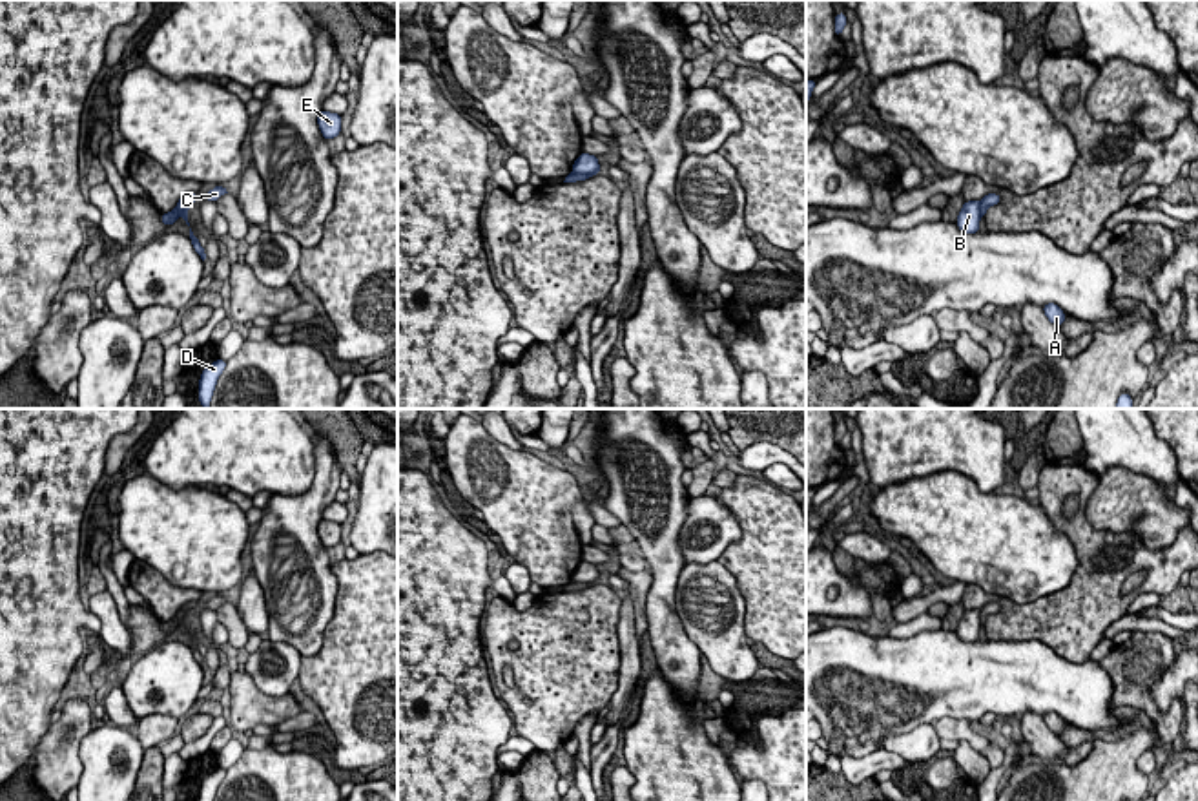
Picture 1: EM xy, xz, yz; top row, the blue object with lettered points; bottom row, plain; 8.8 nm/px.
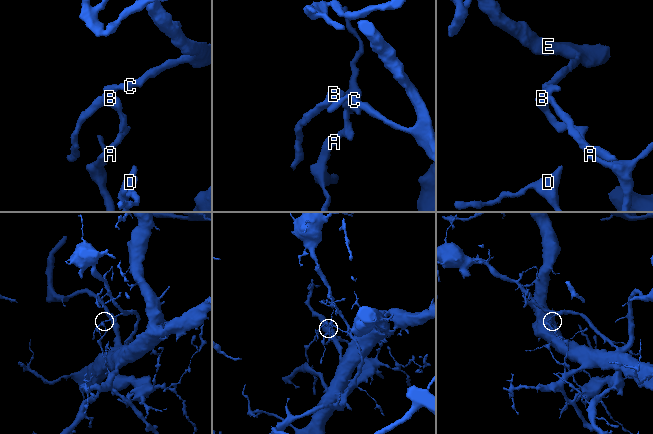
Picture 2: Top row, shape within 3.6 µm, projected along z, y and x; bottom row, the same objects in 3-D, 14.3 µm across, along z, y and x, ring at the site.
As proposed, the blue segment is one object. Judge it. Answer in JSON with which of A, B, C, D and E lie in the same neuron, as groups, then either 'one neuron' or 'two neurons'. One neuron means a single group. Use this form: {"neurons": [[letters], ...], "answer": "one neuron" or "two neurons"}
{"neurons": [["A", "B", "D"], ["C", "E"]], "answer": "two neurons"}

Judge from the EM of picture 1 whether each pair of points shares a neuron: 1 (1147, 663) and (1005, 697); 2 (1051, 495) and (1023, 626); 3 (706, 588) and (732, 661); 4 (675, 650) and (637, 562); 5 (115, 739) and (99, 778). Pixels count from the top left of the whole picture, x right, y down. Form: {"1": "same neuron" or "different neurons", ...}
{"1": "different neurons", "2": "same neuron", "3": "same neuron", "4": "different neurons", "5": "same neuron"}

